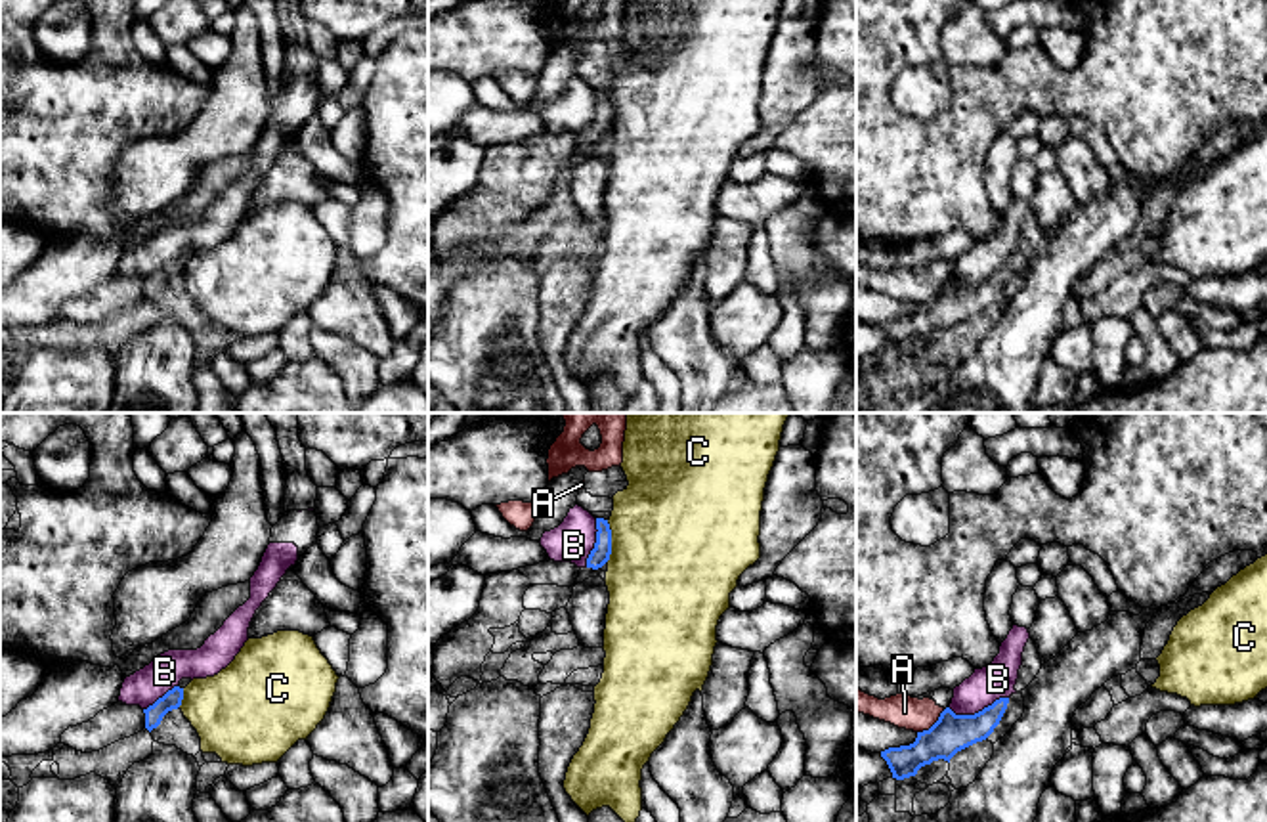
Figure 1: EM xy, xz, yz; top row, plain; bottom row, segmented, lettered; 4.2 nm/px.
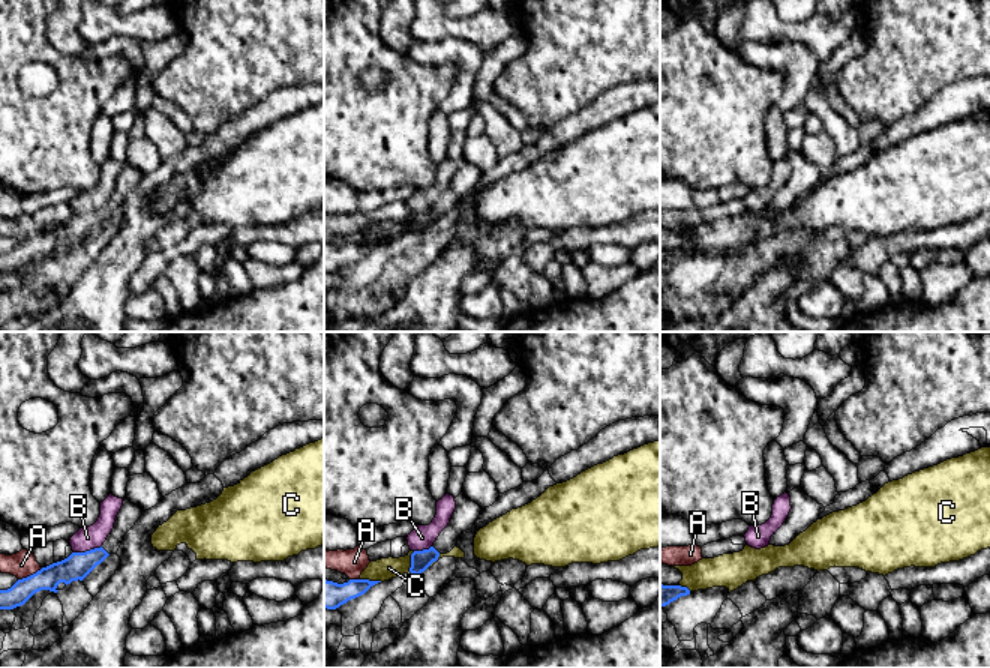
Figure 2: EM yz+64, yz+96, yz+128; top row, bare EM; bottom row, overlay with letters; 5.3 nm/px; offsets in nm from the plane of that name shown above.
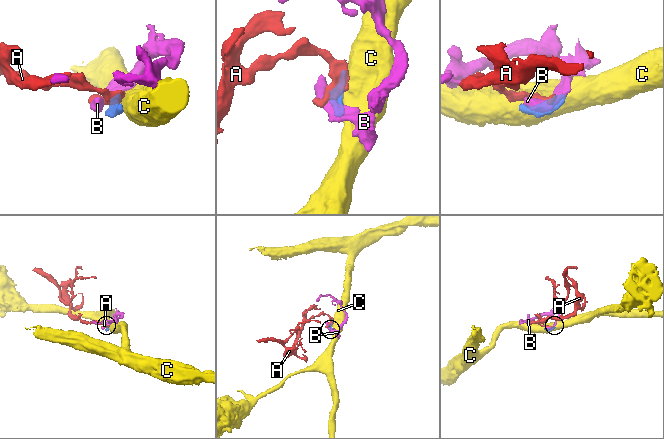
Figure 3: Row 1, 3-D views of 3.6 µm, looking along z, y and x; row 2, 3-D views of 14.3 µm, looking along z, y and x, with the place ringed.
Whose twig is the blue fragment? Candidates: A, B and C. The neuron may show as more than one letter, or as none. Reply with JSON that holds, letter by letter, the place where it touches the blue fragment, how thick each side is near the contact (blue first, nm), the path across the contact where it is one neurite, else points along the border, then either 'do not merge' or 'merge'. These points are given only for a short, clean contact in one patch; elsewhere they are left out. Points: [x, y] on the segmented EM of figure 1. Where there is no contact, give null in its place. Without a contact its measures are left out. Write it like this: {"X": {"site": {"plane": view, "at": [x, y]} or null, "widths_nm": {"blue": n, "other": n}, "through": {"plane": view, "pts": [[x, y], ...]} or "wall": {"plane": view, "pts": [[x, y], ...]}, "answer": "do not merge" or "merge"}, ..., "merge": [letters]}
{"A": {"site": {"plane": "yz", "at": [933, 725]}, "widths_nm": {"blue": 160, "other": 140}, "wall": {"plane": "yz", "pts": [[944, 710], [927, 729], [918, 733]]}, "answer": "do not merge"}, "B": {"site": {"plane": "yz", "at": [979, 712]}, "widths_nm": {"blue": 160, "other": 150}, "wall": {"plane": "yz", "pts": [[1008, 696], [1000, 696], [973, 713], [954, 713], [948, 708]]}, "answer": "do not merge"}, "C": {"site": {"plane": "xz", "at": [610, 541]}, "widths_nm": {"blue": 80, "other": 500}, "answer": "do not merge"}, "merge": []}

